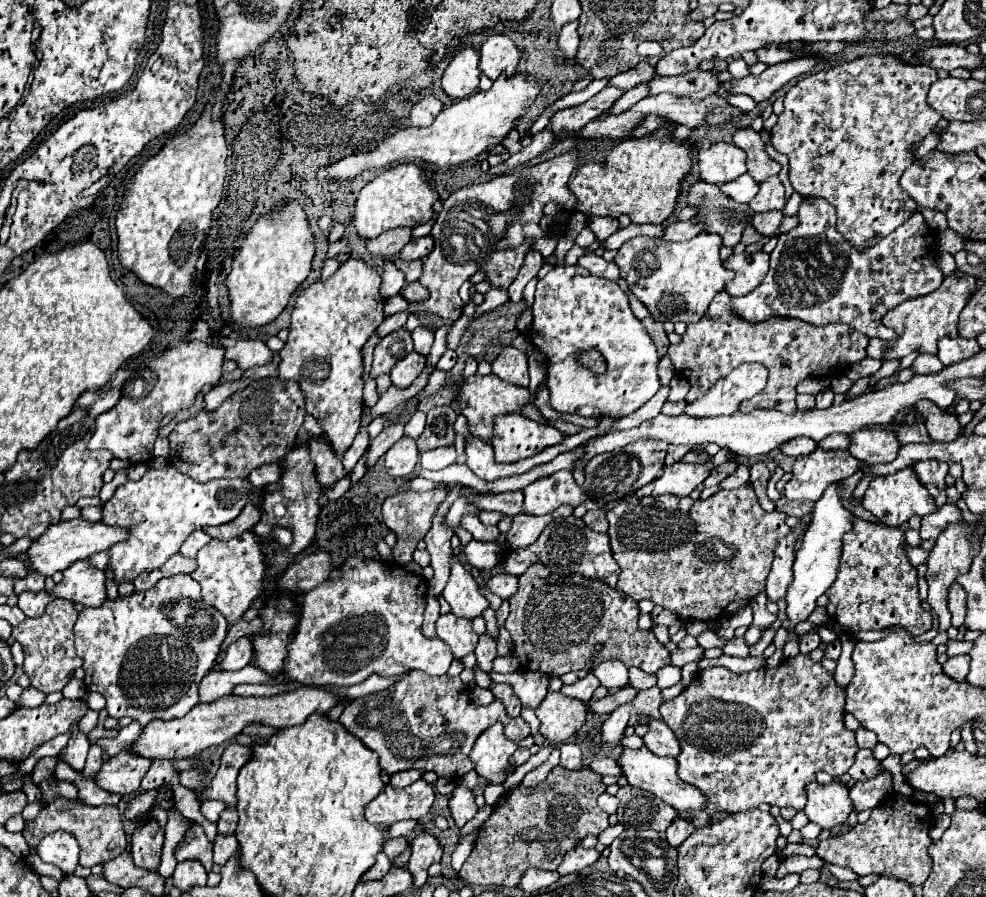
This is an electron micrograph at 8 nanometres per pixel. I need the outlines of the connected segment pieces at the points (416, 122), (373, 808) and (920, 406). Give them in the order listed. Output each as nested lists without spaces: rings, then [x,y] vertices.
[[[435,96],[423,98],[411,110],[411,116],[409,116],[411,126],[429,126],[429,124],[433,124],[437,112],[441,112],[441,110],[443,110],[443,104]]]
[[[423,778],[407,788],[385,786],[385,790],[367,804],[365,818],[377,826],[389,826],[399,820],[419,820],[429,812],[433,800],[433,786]]]
[[[921,400],[915,404],[917,412],[921,412],[921,416],[925,418],[925,426],[929,436],[935,442],[951,442],[959,436],[959,422],[953,414],[947,412],[935,412],[935,404],[929,400]]]

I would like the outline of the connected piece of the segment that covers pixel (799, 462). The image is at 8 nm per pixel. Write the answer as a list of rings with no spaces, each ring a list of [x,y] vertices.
[[[821,448],[807,456],[801,456],[793,464],[793,478],[785,484],[783,496],[789,500],[811,500],[817,502],[823,490],[853,472],[857,472],[859,460],[847,450],[825,452]]]

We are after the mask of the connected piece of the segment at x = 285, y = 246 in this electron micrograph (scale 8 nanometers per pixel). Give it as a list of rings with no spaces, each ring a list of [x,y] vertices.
[[[287,202],[259,216],[233,256],[231,272],[225,280],[233,320],[251,328],[273,322],[283,312],[297,286],[309,276],[311,260],[313,232],[309,230],[307,214],[297,202]]]

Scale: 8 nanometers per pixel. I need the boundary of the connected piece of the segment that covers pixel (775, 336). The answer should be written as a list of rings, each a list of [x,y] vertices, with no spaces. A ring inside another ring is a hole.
[[[719,292],[709,304],[705,316],[697,324],[689,324],[679,344],[669,346],[669,358],[677,374],[687,378],[689,392],[685,400],[695,400],[709,390],[719,378],[727,376],[735,366],[745,362],[759,362],[769,370],[767,386],[751,400],[743,402],[741,410],[779,410],[795,412],[795,386],[807,376],[837,376],[843,374],[853,362],[867,356],[865,348],[869,338],[845,324],[813,326],[797,318],[771,318],[759,324],[747,324],[729,310],[731,296]]]

